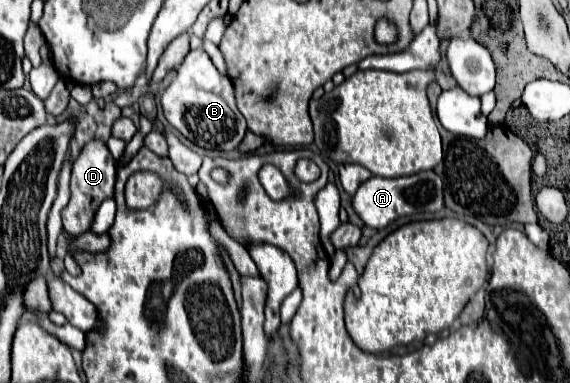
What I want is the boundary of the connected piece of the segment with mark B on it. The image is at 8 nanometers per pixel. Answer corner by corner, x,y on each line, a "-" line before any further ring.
203,48
189,50
181,66
177,68
175,80
161,94
161,106
167,122
179,130
193,144
207,150
225,150
237,148
247,132
245,118
237,112
233,86
225,76
219,76
219,70
213,66
211,58

